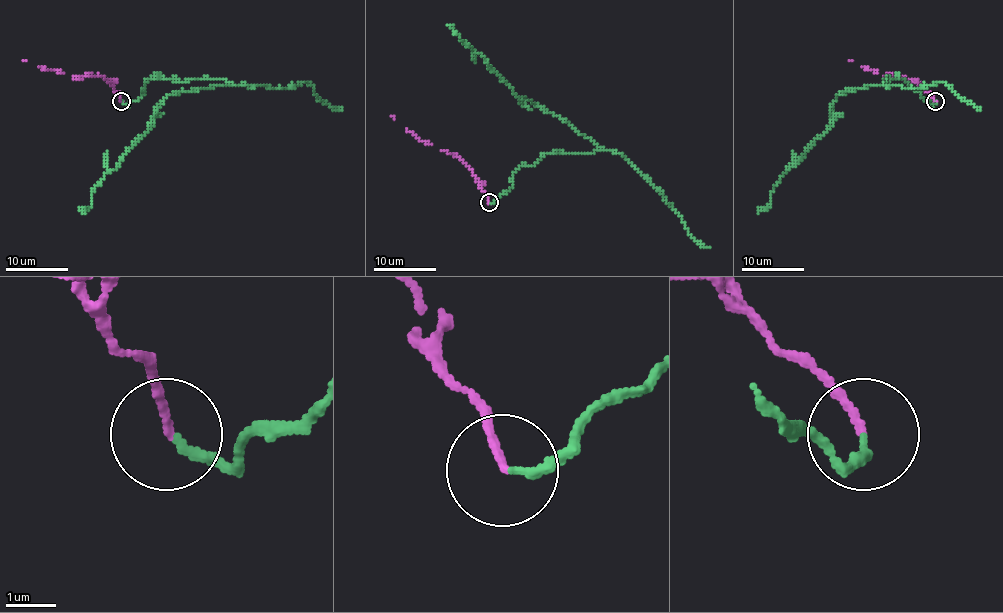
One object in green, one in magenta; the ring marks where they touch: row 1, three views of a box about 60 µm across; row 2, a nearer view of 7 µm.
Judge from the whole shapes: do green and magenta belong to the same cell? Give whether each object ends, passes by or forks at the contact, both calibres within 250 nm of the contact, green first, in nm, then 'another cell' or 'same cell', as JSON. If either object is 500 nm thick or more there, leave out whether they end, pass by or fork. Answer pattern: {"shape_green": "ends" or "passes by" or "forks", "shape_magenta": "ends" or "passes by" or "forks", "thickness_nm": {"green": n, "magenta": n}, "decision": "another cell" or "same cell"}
{"shape_green": "ends", "shape_magenta": "ends", "thickness_nm": {"green": 190, "magenta": 140}, "decision": "same cell"}

